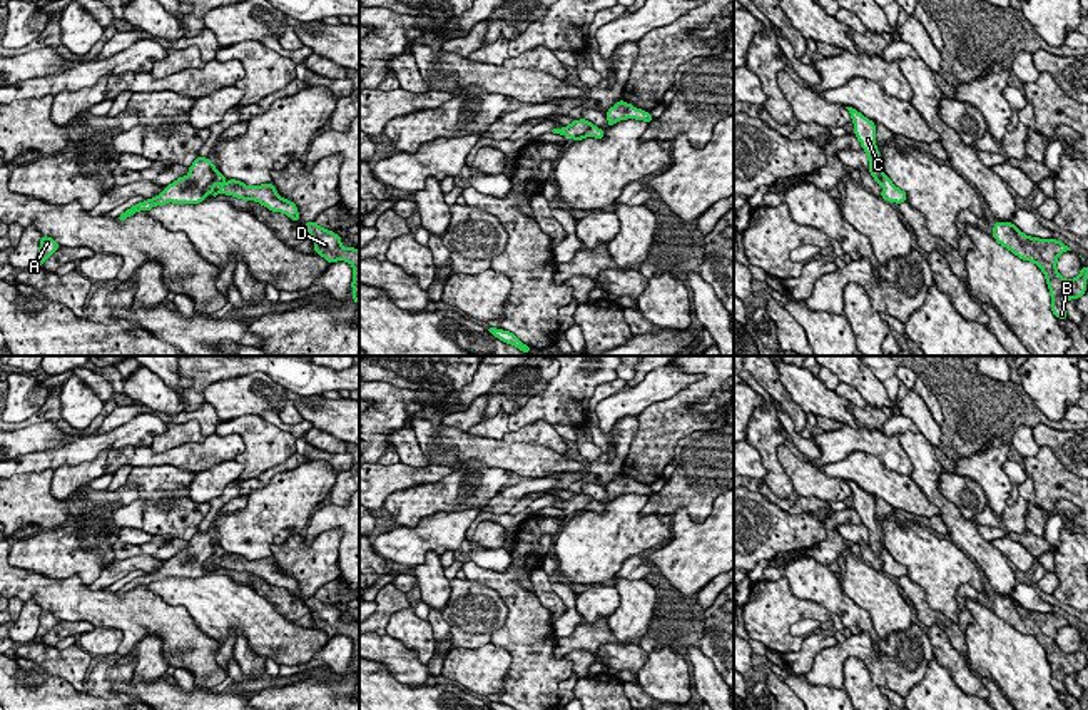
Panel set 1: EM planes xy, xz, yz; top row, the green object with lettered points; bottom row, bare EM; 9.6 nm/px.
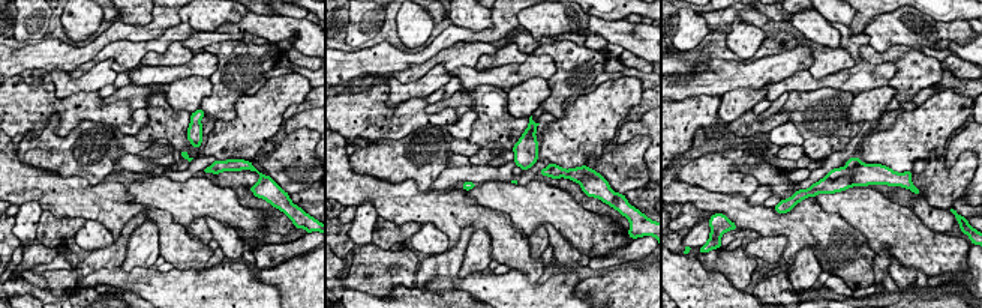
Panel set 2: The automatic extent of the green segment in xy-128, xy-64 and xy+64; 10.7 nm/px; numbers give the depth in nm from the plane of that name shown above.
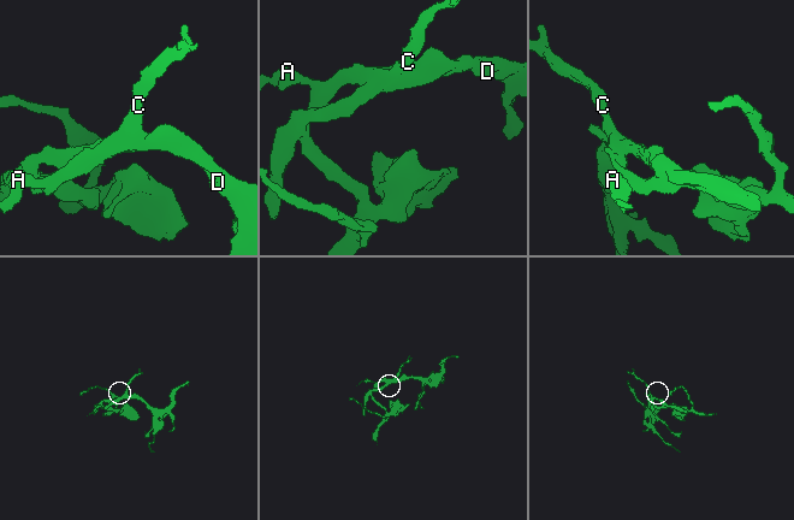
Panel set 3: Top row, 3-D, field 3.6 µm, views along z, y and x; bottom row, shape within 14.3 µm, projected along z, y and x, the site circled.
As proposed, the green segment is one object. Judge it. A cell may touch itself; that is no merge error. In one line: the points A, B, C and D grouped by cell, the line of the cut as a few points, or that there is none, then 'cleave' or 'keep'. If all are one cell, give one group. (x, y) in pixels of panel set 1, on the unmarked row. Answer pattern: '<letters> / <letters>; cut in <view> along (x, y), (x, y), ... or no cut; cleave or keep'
A B C / D; cut in xy along (216, 545), (203, 565), (204, 572); cleave

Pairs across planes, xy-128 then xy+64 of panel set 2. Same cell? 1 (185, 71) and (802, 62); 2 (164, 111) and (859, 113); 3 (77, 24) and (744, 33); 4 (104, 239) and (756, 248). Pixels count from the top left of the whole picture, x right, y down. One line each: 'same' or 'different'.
1: different
2: different
3: same
4: same

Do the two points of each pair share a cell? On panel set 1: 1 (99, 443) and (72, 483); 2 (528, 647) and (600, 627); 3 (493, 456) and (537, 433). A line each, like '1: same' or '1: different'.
1: different
2: different
3: different

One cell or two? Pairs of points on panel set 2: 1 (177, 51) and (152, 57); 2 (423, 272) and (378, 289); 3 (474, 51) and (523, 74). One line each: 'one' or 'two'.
1: one
2: two
3: two

